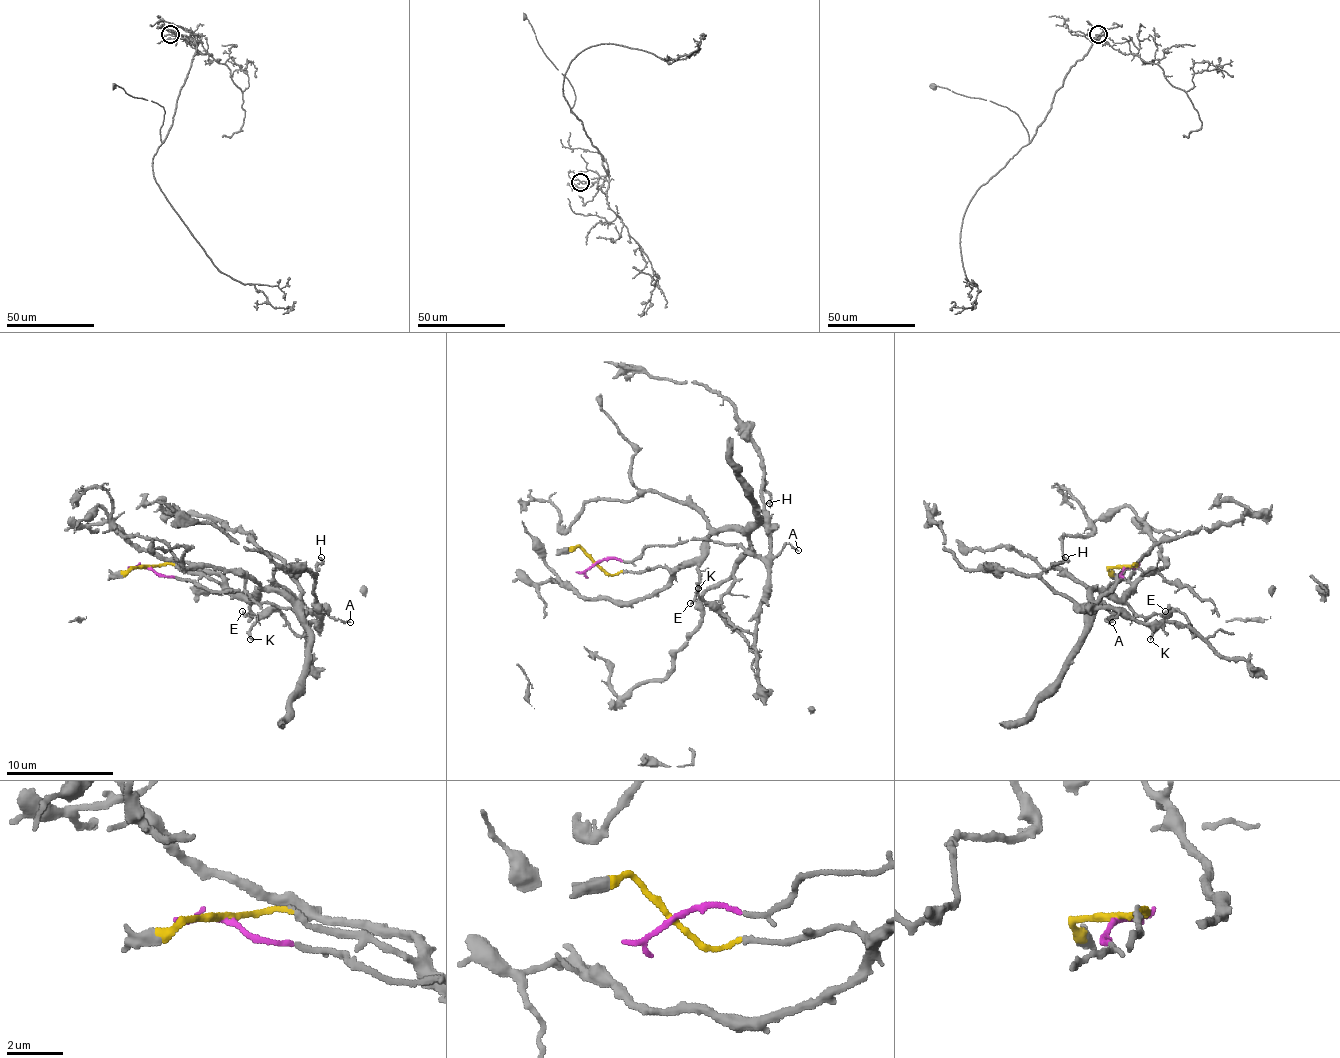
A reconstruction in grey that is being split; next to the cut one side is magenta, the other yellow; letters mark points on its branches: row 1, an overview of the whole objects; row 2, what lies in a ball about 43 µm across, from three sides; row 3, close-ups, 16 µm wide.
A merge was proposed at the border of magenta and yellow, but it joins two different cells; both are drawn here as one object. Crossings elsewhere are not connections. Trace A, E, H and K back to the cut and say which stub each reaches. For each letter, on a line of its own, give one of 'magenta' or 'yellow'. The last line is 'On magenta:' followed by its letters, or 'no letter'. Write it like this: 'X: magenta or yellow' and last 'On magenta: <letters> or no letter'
A: magenta
E: yellow
H: magenta
K: magenta
On magenta: A, H, K

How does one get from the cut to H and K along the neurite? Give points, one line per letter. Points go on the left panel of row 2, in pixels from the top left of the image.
H: (146, 567), (205, 589), (246, 591), (257, 602), (297, 613), (319, 610), (313, 581), (321, 556)
K: (146, 567), (316, 616), (302, 635), (278, 610), (267, 610), (251, 626), (251, 640)

